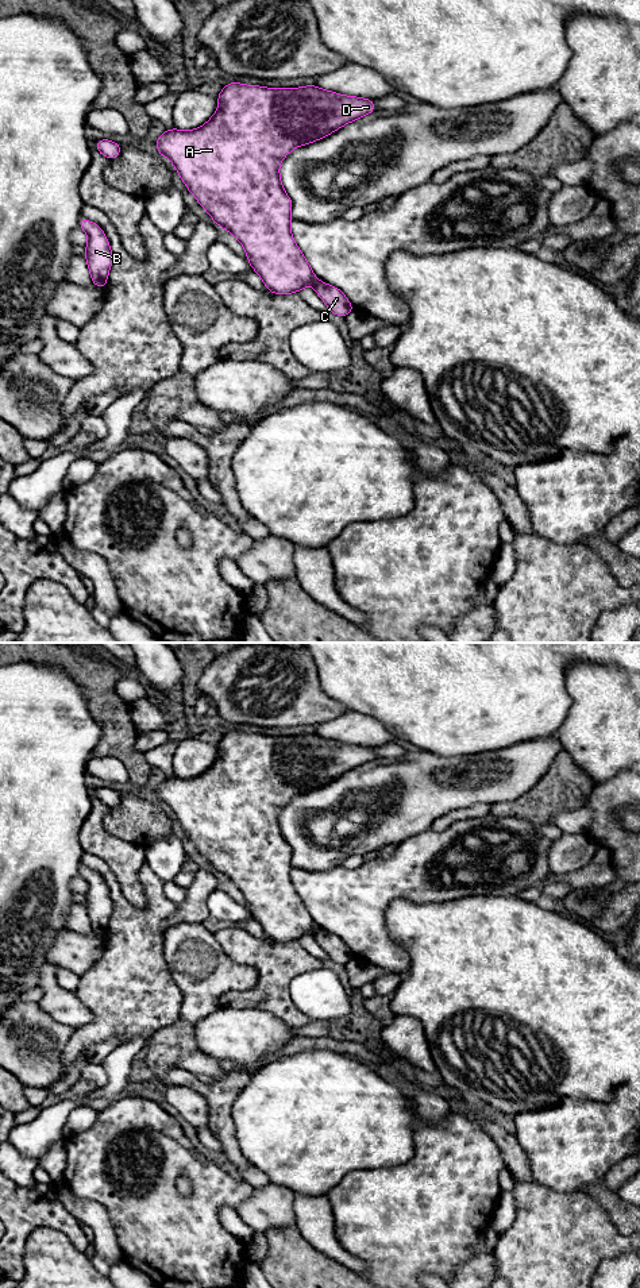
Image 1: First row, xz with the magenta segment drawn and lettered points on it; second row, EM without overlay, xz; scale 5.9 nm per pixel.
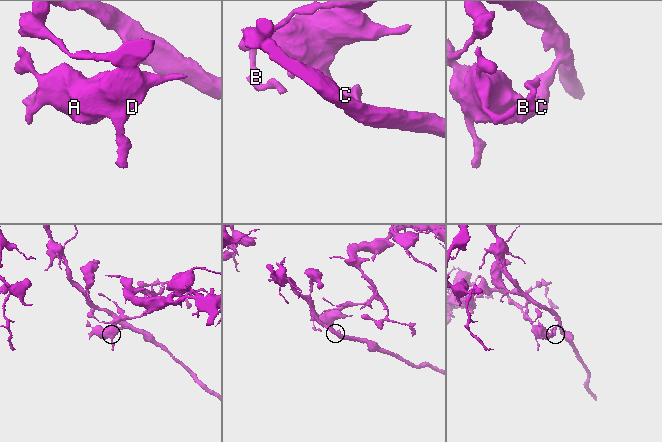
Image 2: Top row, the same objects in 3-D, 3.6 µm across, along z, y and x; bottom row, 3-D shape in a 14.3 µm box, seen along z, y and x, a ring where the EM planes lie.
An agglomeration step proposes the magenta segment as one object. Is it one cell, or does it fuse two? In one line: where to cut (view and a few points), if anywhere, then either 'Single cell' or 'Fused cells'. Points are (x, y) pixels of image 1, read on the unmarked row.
Split along xz (317, 928), (312, 932). Fused cells

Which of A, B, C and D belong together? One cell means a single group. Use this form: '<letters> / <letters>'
A B D / C

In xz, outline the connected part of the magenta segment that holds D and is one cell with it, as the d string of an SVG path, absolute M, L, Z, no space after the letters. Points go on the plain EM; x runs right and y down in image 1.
M232 729L223 734L217 748L217 759L203 775L166 778L155 788L158 803L171 809L212 868L242 891L267 938L297 941L317 926L292 884L293 851L282 836L279 811L293 797L328 784L377 756L371 747L343 744L316 733L263 736Z

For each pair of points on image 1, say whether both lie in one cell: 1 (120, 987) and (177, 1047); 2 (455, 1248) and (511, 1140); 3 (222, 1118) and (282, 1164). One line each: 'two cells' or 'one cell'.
1: two cells
2: two cells
3: two cells

